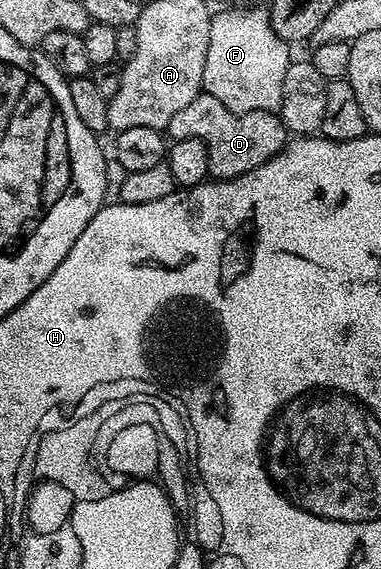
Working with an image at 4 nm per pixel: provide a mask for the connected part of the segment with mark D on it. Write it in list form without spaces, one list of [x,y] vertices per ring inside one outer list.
[[[200,93],[185,105],[185,109],[180,109],[165,131],[172,140],[197,137],[205,141],[209,149],[209,176],[212,180],[241,177],[241,173],[249,173],[249,169],[265,165],[265,161],[272,159],[289,142],[287,126],[276,112],[254,111],[238,115],[225,109],[217,97],[206,93]]]

